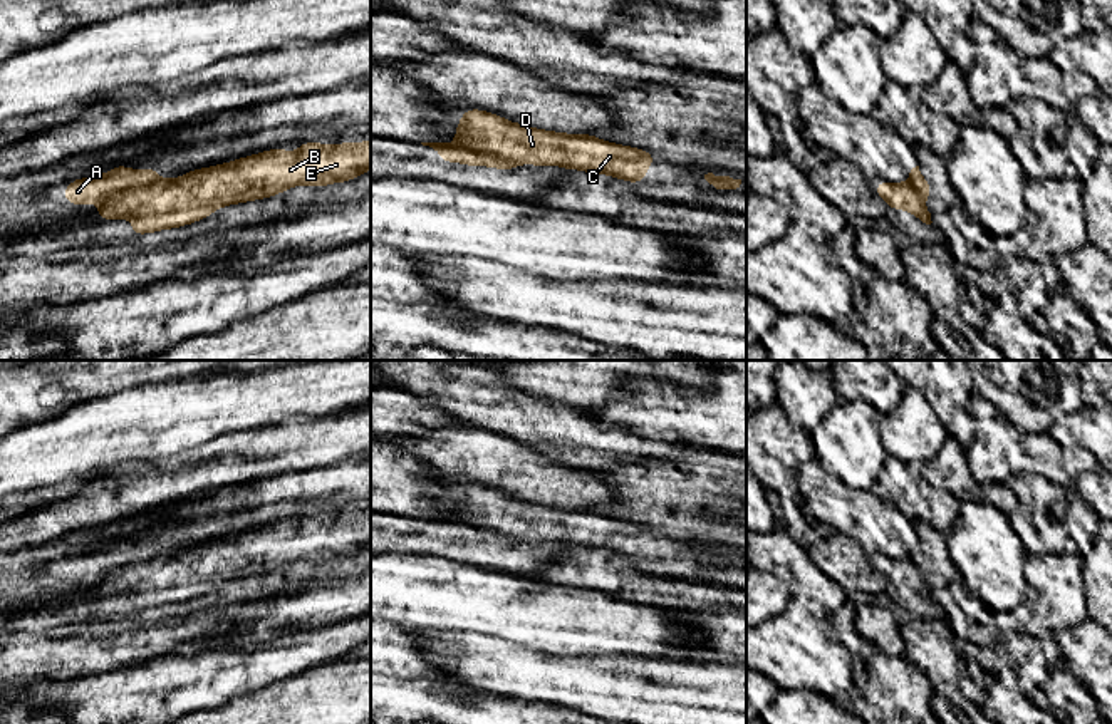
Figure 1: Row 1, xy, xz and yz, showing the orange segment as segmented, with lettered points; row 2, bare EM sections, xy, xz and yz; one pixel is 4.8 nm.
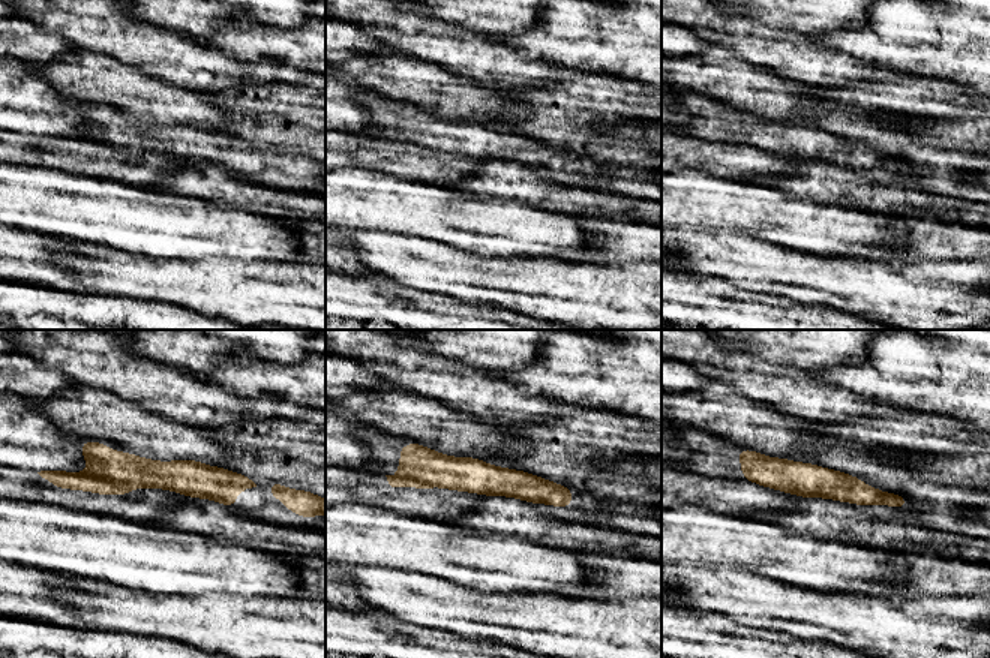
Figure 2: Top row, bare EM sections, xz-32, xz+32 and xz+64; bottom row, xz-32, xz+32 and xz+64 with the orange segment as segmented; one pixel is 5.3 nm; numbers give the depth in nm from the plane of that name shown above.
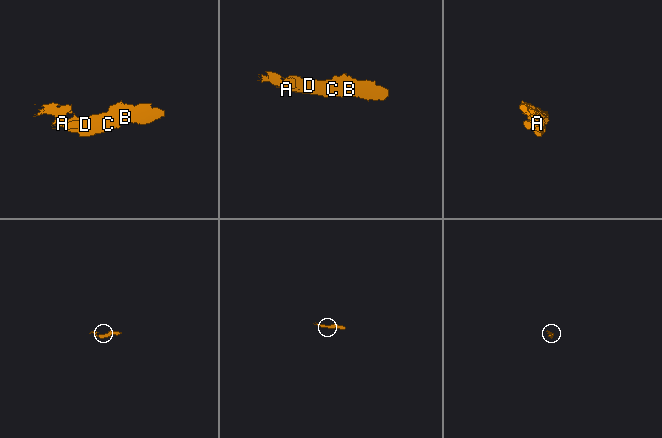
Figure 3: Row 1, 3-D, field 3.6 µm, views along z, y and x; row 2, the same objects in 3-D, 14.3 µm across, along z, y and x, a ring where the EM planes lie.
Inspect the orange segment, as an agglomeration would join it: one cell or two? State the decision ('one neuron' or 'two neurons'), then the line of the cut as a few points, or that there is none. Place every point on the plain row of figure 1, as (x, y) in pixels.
two neurons | xz (457, 520), (519, 538)

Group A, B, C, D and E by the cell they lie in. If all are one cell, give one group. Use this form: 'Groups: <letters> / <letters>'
Groups: A / B C D E

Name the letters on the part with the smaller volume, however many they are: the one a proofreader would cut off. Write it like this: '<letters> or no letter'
A

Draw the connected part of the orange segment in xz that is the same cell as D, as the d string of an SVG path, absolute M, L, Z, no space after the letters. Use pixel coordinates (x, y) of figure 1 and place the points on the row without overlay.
M466 484L455 520L523 540L552 540L644 558L652 528L602 516L589 509L564 509L510 498L498 489Z

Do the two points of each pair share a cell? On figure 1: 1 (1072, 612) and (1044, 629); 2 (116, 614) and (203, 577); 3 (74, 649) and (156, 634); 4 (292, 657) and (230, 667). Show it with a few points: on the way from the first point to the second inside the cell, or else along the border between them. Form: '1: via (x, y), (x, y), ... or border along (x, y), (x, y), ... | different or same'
1: via (1065, 612), (1060, 612), (1050, 622) | same
2: via (138, 592), (145, 585), (181, 577) | same
3: via (94, 649), (136, 642) | same
4: via (277, 659), (245, 667) | same

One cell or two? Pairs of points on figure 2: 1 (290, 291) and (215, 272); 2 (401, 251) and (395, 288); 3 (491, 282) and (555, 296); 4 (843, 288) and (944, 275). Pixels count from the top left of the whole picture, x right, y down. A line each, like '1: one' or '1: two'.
1: one
2: two
3: one
4: one

